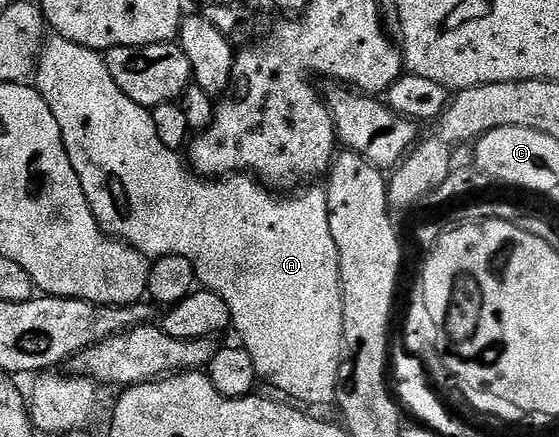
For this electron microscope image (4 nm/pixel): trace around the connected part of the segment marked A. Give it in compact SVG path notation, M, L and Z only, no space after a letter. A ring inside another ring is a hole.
M60 40L59 43L56 43L57 45L51 44L47 45L46 56L52 60L44 58L37 63L34 73L34 87L42 94L46 106L50 106L50 114L54 114L54 118L58 118L58 130L62 130L62 142L66 146L70 166L74 166L74 174L78 174L78 182L82 182L82 194L86 194L86 202L90 202L90 210L100 224L100 229L107 236L112 236L115 240L120 240L122 243L130 245L134 250L138 250L143 256L186 258L186 262L190 262L190 266L194 266L197 281L207 291L218 294L218 298L222 298L222 302L226 302L232 315L231 327L236 328L236 336L240 339L237 341L246 350L246 354L250 354L257 377L263 383L265 380L270 387L277 388L281 392L279 395L289 401L299 402L301 405L328 403L331 405L336 398L340 362L344 359L344 295L340 285L338 246L334 246L334 234L330 234L327 191L323 187L308 186L295 194L276 195L265 188L259 180L248 174L233 174L220 179L197 176L177 149L167 148L158 139L158 130L154 130L154 118L151 111L143 108L138 102L134 102L134 98L126 98L126 94L122 94L122 90L118 90L118 82L114 82L114 78L110 78L110 70L106 66L104 56L97 49L87 48L69 40Z

